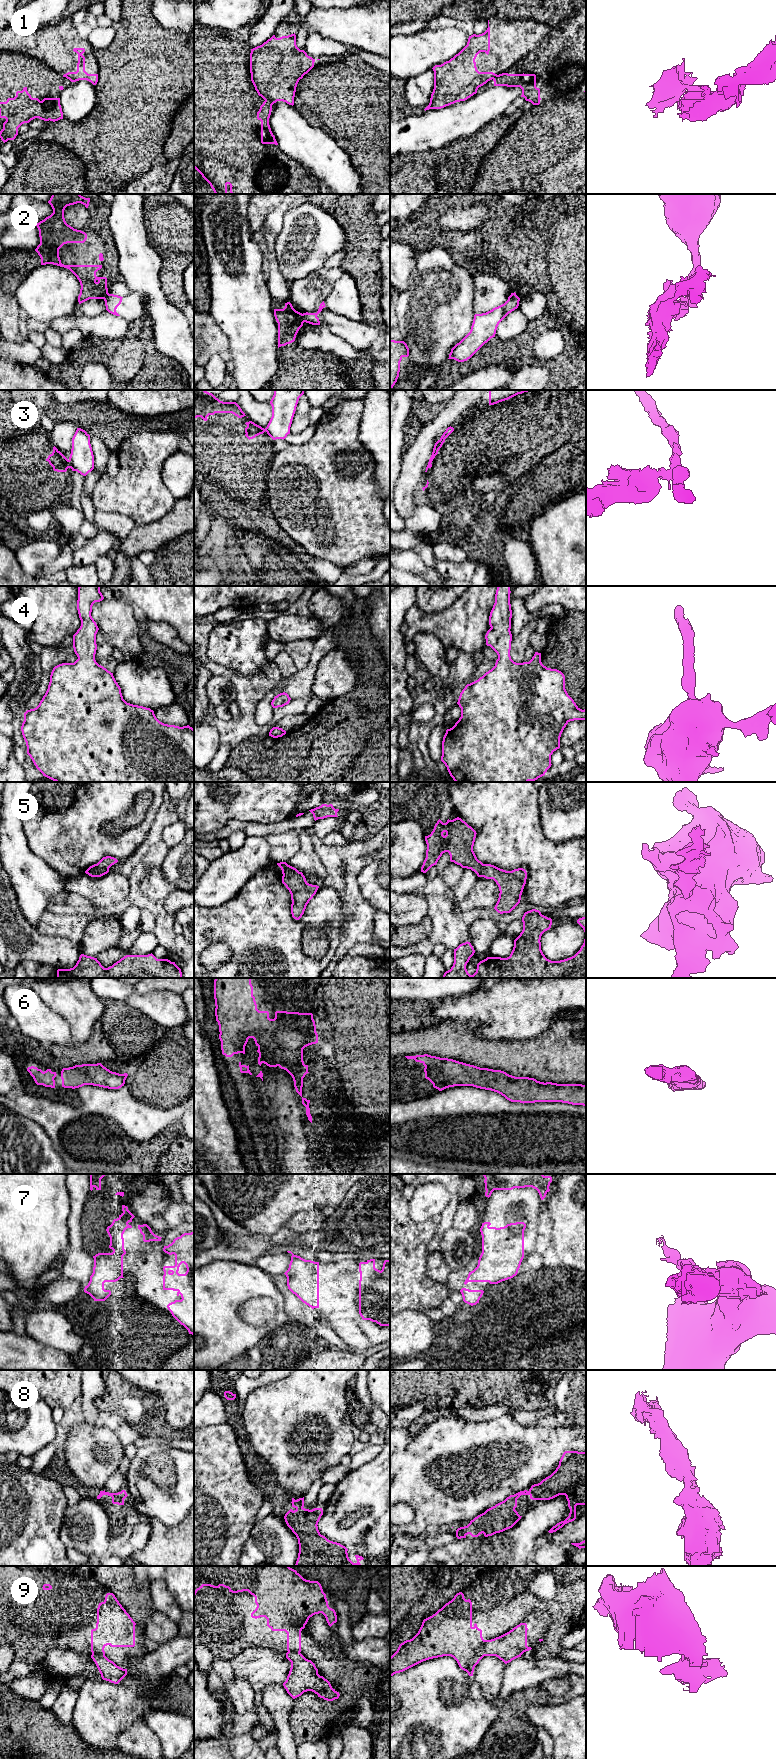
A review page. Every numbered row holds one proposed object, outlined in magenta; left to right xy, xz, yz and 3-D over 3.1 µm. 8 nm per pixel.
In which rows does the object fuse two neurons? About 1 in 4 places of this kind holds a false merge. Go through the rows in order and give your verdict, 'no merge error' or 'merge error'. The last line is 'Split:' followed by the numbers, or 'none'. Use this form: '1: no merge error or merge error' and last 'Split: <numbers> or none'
1: merge error
2: merge error
3: merge error
4: no merge error
5: no merge error
6: no merge error
7: no merge error
8: no merge error
9: merge error
Split: 1, 2, 3, 9

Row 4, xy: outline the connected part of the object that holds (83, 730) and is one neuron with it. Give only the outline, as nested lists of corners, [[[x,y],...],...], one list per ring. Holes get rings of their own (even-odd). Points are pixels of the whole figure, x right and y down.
[[[79,586],[77,610],[81,620],[81,626],[73,635],[73,648],[78,659],[74,663],[62,663],[55,666],[50,675],[48,689],[39,705],[24,713],[24,721],[21,726],[23,738],[27,746],[27,754],[32,759],[36,768],[43,776],[55,782],[194,782],[194,729],[189,725],[179,727],[160,722],[154,711],[143,706],[127,703],[122,696],[121,688],[116,682],[113,673],[95,660],[97,650],[96,634],[99,630],[91,616],[92,606],[95,602],[104,599],[100,592],[101,586]]]

